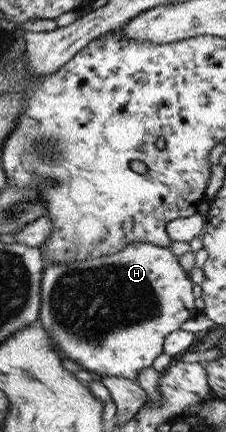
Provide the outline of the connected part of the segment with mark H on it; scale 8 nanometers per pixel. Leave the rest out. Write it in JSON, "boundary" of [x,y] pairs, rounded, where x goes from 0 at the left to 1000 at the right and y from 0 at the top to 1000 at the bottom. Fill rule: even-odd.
{"boundary":[[[575,563],[504,590],[195,616],[168,738],[235,785],[265,826],[314,831],[438,877],[513,870],[597,880],[611,859],[668,847],[681,829],[721,815],[726,780],[876,722],[858,713],[867,683],[832,632],[805,625],[748,572]]]}

